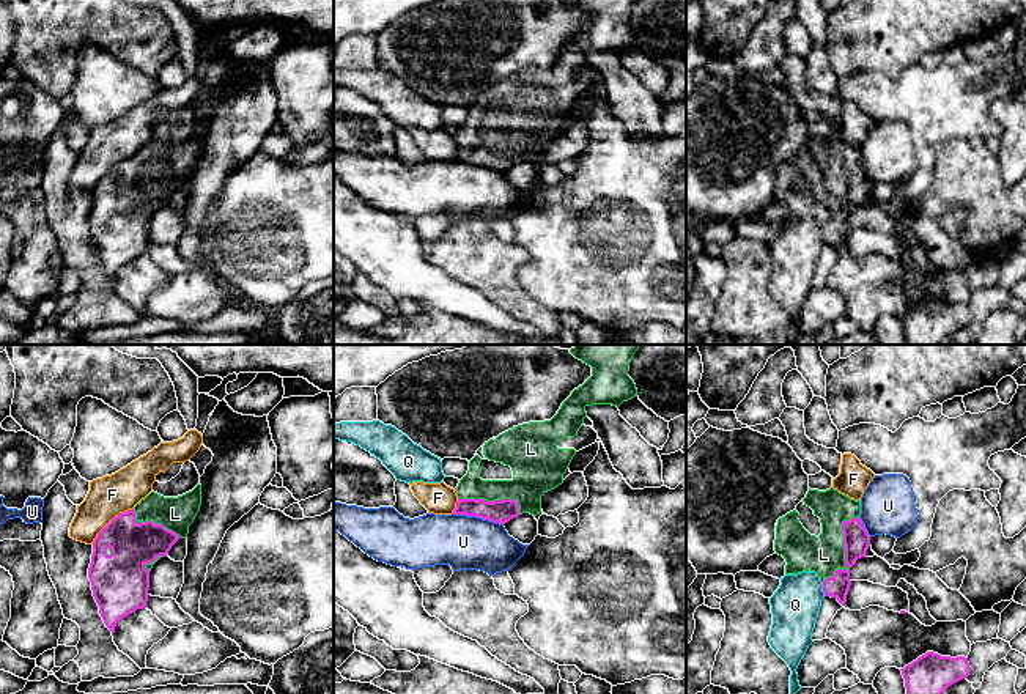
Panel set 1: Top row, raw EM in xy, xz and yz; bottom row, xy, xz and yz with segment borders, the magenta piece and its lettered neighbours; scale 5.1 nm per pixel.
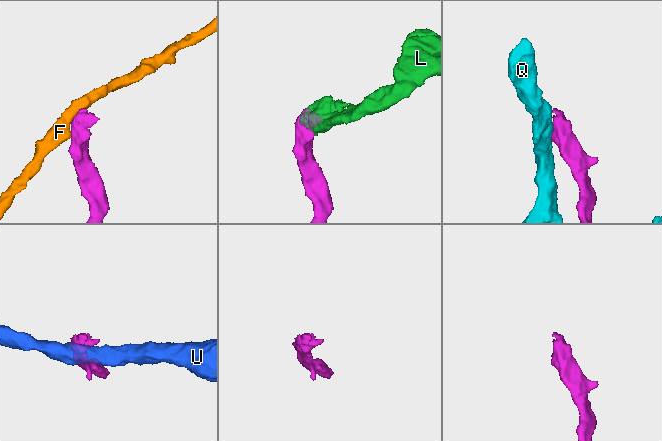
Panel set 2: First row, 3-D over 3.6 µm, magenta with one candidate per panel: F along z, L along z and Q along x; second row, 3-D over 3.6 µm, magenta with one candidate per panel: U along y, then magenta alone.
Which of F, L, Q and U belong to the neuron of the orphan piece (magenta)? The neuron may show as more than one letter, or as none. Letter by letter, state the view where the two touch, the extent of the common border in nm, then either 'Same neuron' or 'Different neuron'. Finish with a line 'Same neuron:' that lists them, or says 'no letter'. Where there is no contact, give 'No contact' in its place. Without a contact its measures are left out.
F: Touches magenta in xy. Shared border 280 nm. Different neuron
L: Touches magenta in yz. Shared border 380 nm. Same neuron
Q: Touches magenta in yz. Shared border 70 nm. Different neuron
U: Touches magenta in xz. Shared border 280 nm. Different neuron
Same neuron: L

